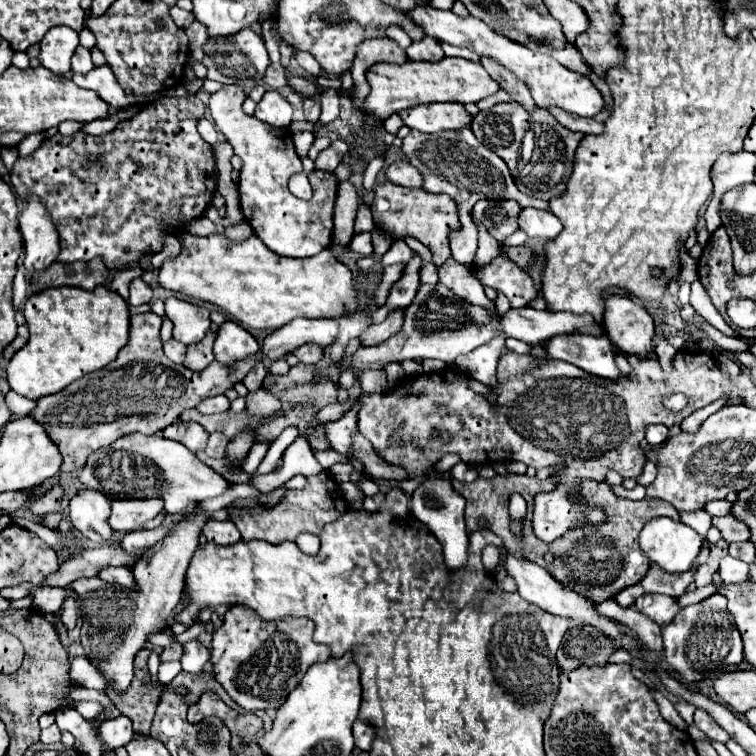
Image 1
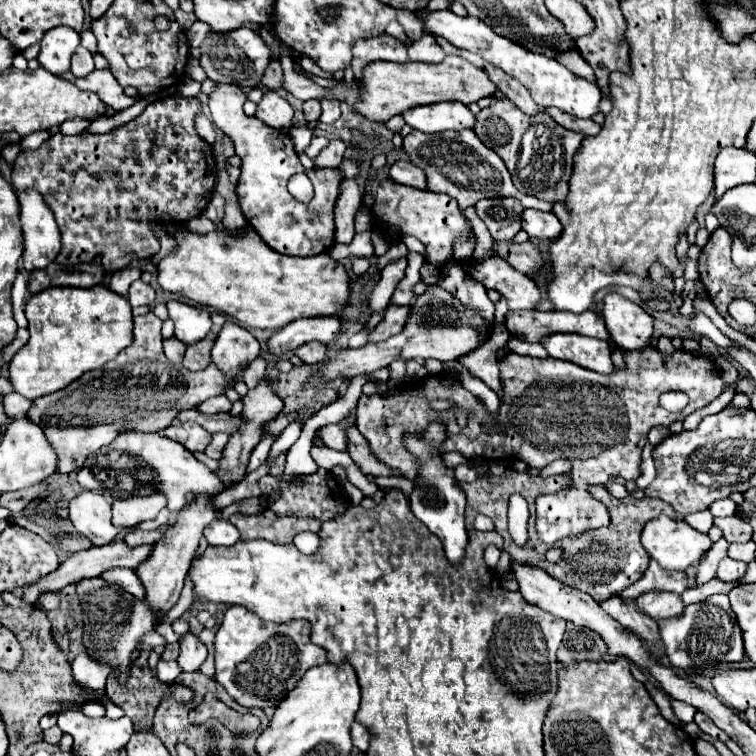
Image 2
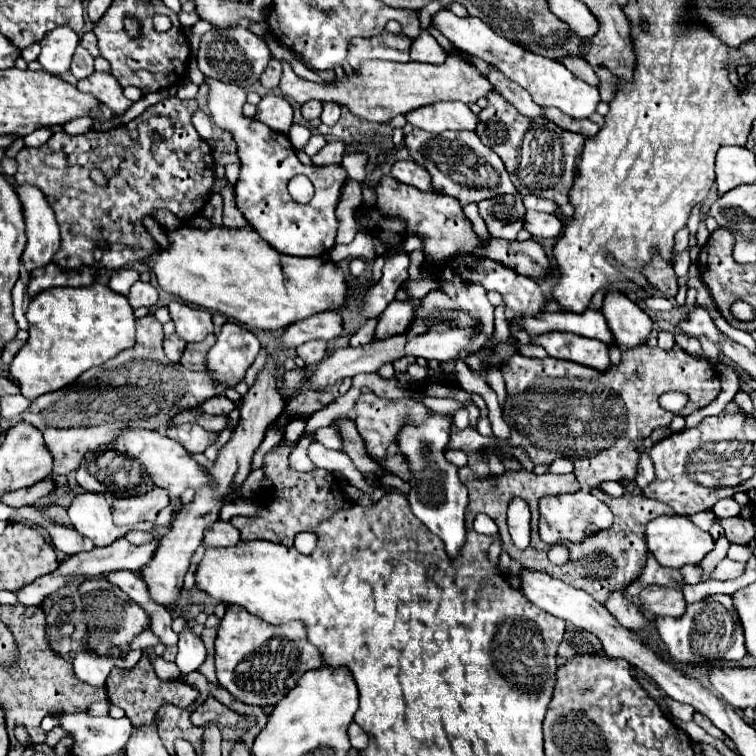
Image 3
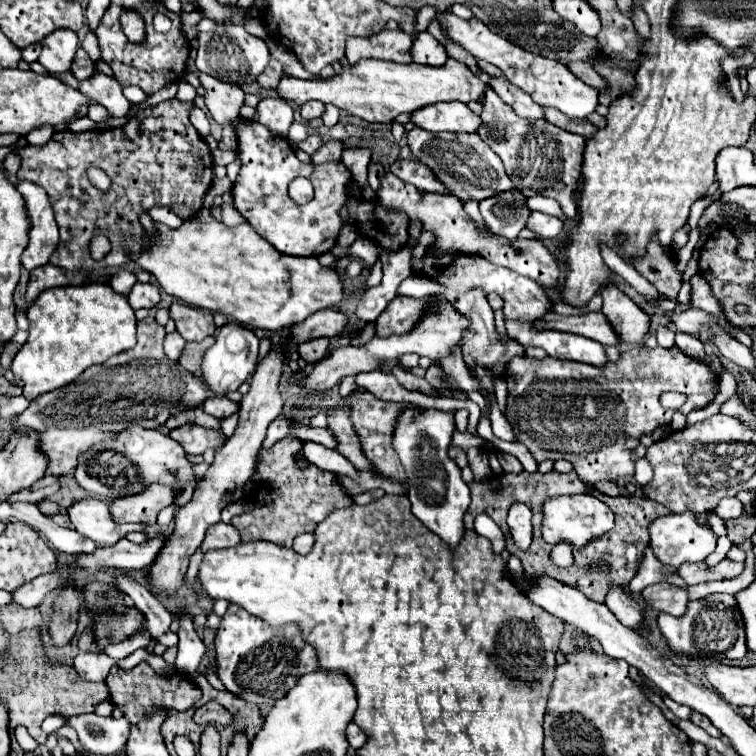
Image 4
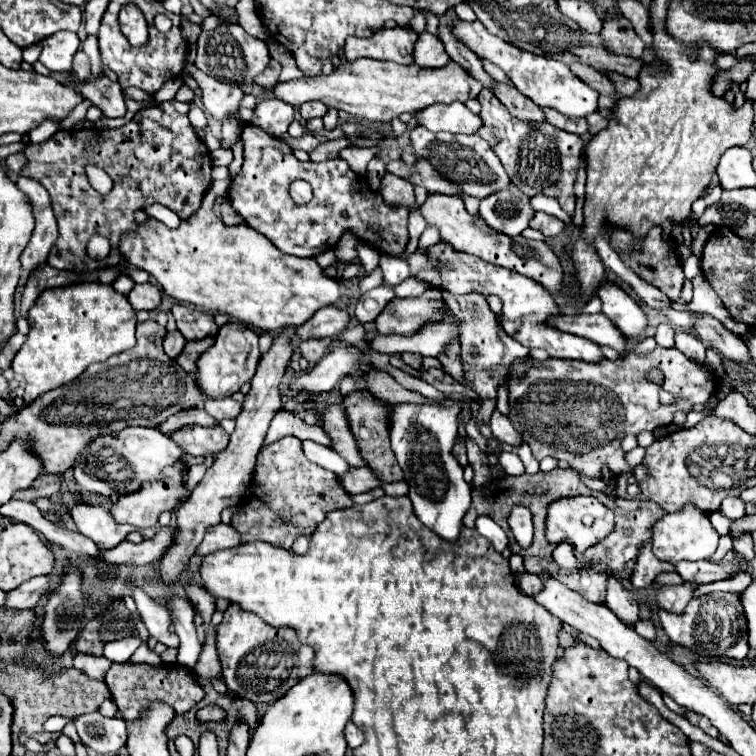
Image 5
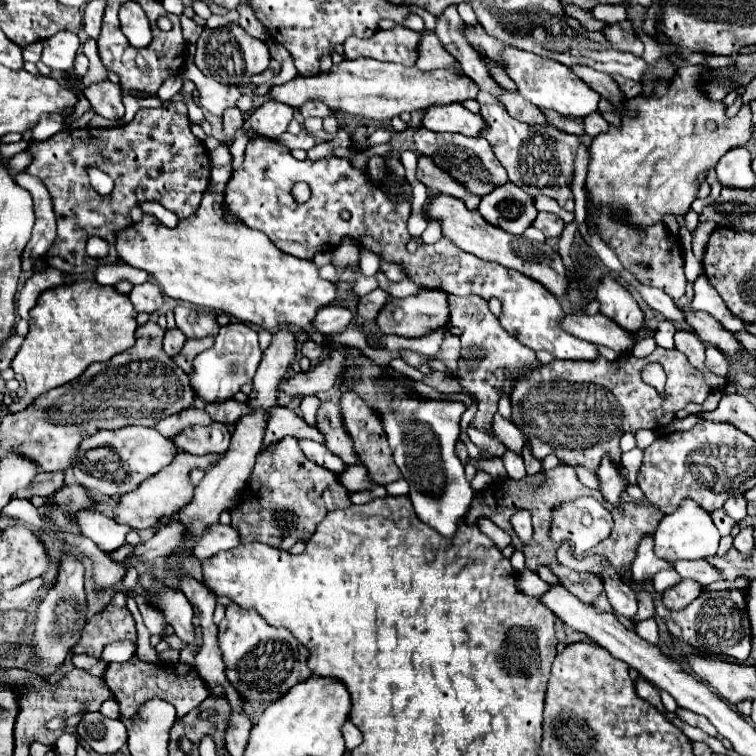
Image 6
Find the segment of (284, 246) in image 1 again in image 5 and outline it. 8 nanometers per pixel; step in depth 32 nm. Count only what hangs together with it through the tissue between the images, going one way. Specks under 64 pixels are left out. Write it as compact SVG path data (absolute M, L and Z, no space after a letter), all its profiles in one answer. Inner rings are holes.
M186 66L184 74L190 74L198 80L198 86L202 88L202 102L204 108L210 110L212 116L217 120L224 120L225 116L238 110L240 100L244 98L244 92L236 84L220 82L194 66ZM252 124L242 128L240 140L244 142L244 164L232 180L228 198L244 222L264 234L280 252L314 258L332 250L344 230L352 230L360 240L382 252L404 252L408 244L408 210L390 208L380 194L366 196L366 188L344 160L326 160L318 164L312 160L300 162L284 140L268 136L268 132ZM298 178L308 180L314 190L314 198L304 206L298 206L288 194L288 186ZM344 212L348 212L348 218L344 218Z

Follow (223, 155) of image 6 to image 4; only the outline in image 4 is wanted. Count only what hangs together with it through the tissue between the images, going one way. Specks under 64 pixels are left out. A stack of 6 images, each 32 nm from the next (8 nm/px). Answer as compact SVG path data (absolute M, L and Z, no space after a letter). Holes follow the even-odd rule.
M214 150L212 151L212 157L215 165L227 166L236 159L235 152Z

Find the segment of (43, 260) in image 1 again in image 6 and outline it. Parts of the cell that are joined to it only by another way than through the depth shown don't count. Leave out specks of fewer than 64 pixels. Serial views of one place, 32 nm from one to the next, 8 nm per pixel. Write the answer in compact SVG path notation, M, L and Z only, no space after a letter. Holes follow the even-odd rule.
M20 172L16 176L16 184L20 188L28 190L32 200L34 200L36 224L34 224L34 230L32 230L32 238L26 244L21 258L22 272L30 272L32 270L32 260L38 260L40 256L46 256L48 248L56 240L56 216L54 216L54 210L52 210L50 194L38 178Z

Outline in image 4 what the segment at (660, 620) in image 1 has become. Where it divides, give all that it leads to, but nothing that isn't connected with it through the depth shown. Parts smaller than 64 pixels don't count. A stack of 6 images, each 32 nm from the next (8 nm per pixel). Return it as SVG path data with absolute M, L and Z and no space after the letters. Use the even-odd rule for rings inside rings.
M652 584L642 590L642 600L646 608L652 608L656 612L682 616L688 604L688 596L684 588L670 586L670 584Z

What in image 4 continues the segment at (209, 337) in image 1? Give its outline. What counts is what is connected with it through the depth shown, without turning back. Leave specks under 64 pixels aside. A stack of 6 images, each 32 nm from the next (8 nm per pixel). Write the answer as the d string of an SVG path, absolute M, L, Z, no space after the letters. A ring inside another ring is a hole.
M204 340L203 342L190 342L186 344L182 356L180 356L180 364L188 370L188 372L200 372L200 360L204 358L204 354L209 347L210 341Z

